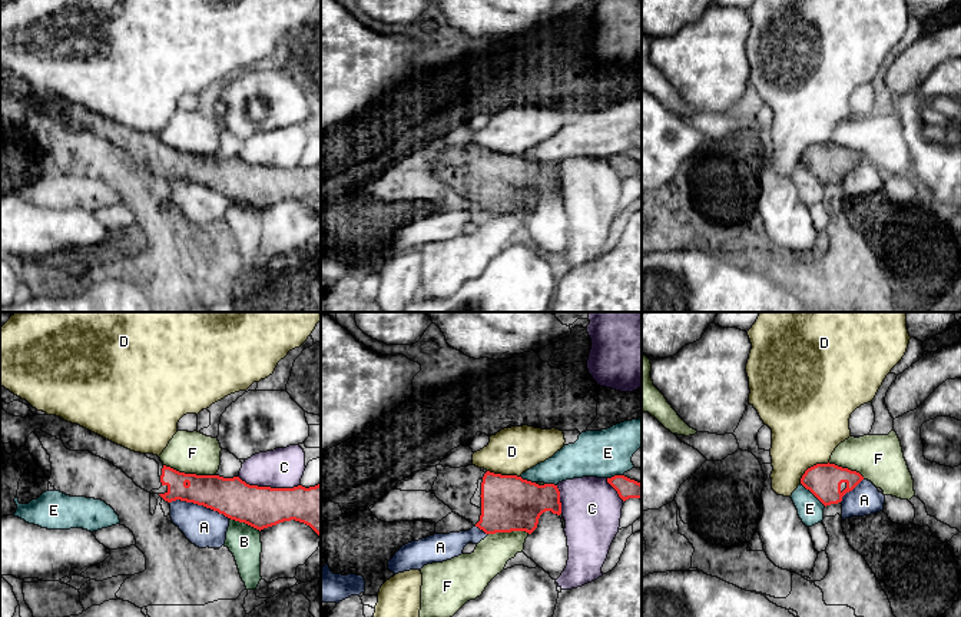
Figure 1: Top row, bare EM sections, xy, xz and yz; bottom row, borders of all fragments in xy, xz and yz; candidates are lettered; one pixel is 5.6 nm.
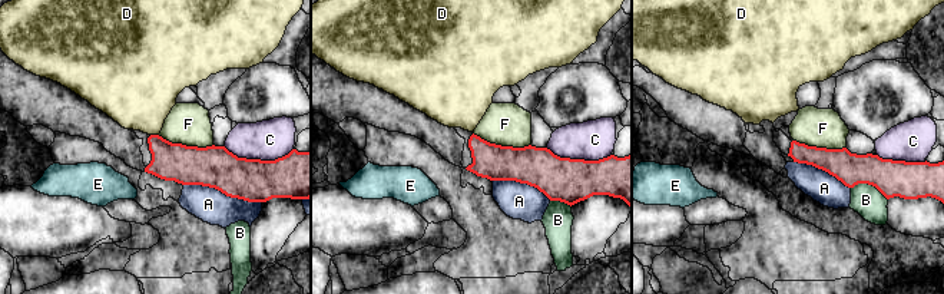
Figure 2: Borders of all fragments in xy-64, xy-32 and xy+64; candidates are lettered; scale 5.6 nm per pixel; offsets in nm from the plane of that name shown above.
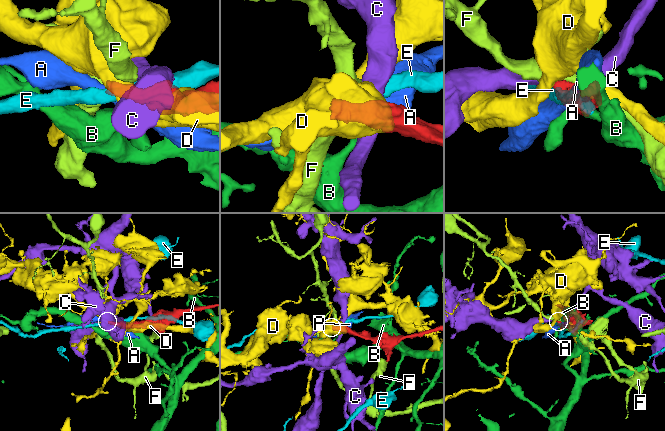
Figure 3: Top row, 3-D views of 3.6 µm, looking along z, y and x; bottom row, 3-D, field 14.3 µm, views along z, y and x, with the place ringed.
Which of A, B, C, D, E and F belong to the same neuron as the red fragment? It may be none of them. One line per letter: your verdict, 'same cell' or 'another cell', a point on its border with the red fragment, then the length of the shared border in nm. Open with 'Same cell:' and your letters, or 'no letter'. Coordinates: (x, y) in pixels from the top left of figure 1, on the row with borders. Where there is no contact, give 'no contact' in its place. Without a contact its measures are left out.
Same cell: no letter
A: another cell; meets red in xy at (199, 504); contact 340 nm long
B: another cell; meets red in xy at (245, 523); contact 190 nm long
C: another cell; meets red in xy at (268, 487); contact 340 nm long
D: another cell; meets red in yz at (811, 467); contact 200 nm long
E: another cell; meets red in yz at (814, 494); contact 190 nm long
F: another cell; meets red in xy at (189, 474); contact 300 nm long

